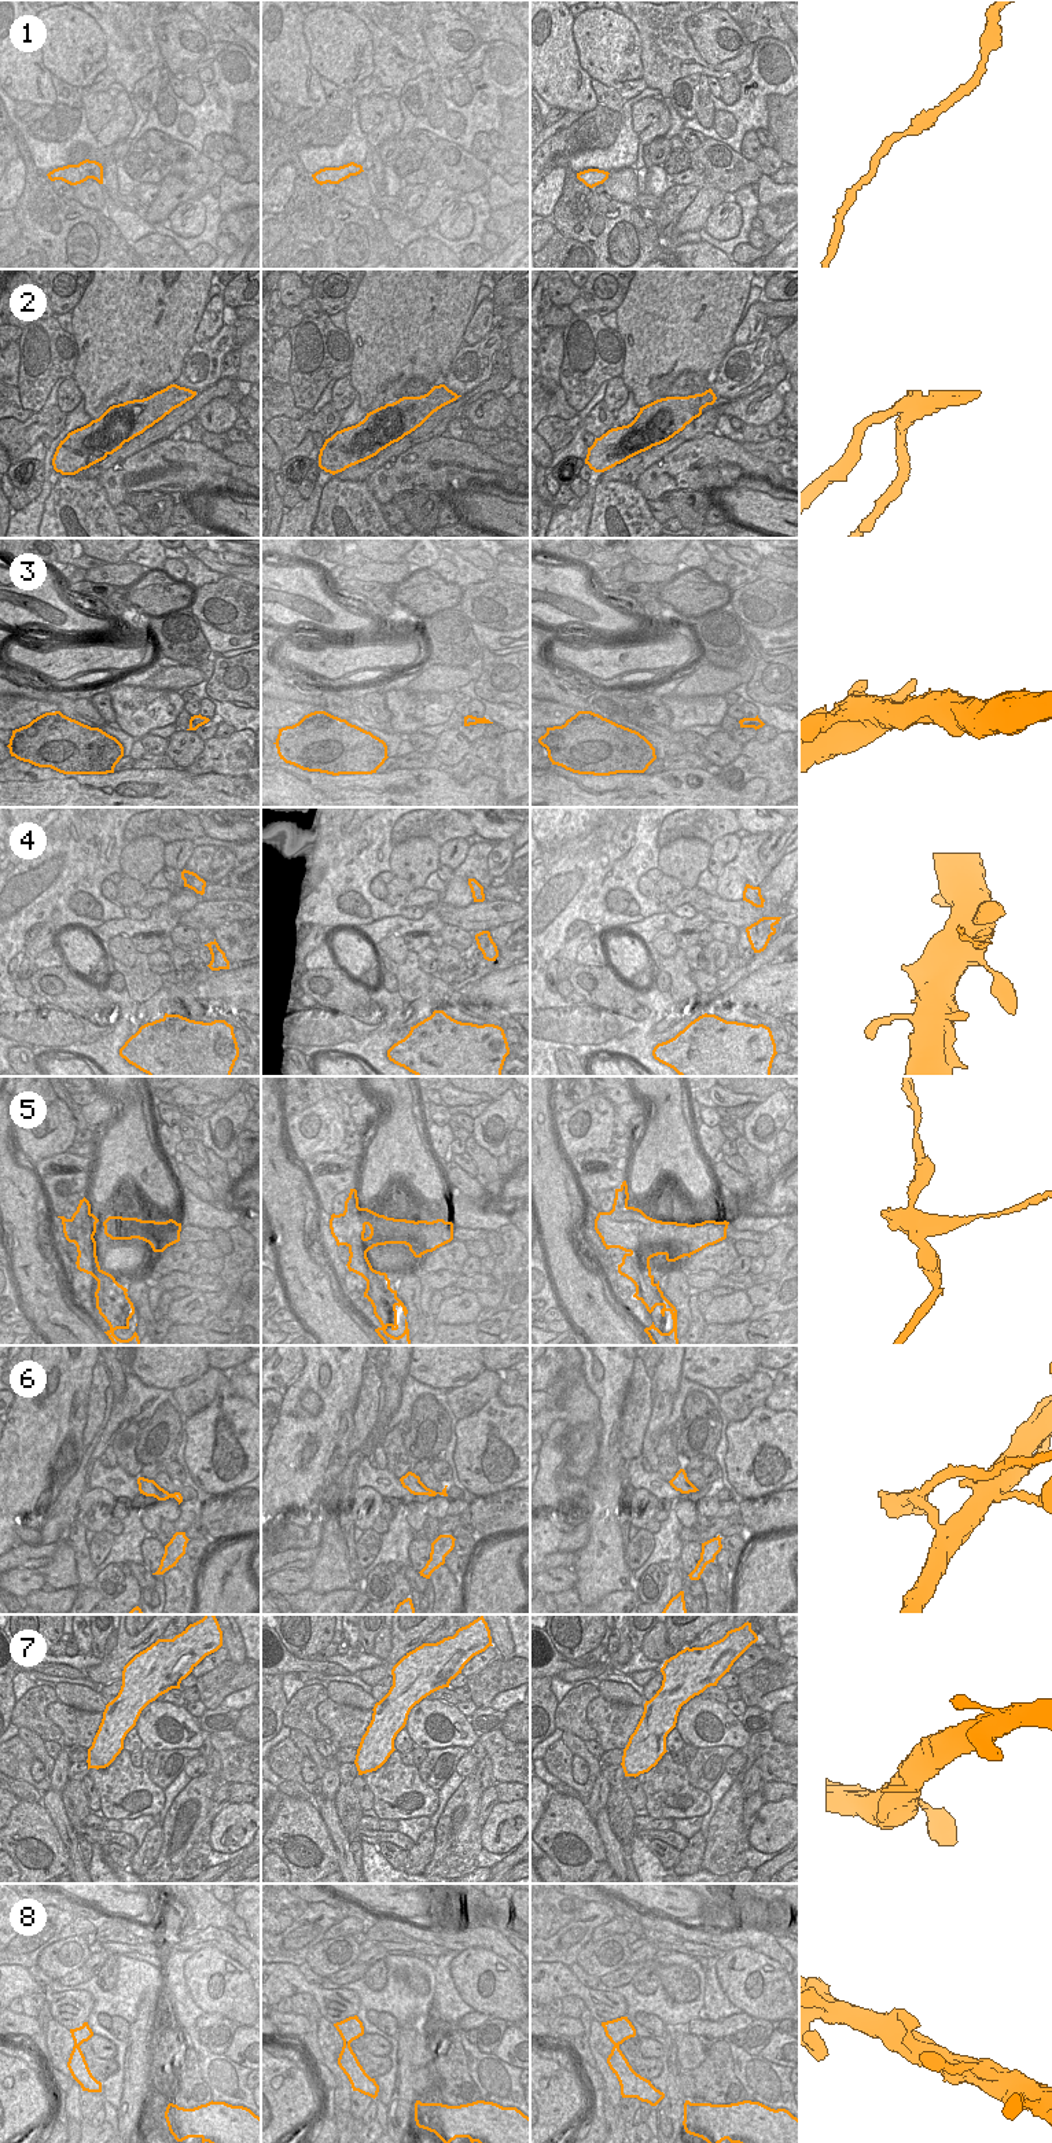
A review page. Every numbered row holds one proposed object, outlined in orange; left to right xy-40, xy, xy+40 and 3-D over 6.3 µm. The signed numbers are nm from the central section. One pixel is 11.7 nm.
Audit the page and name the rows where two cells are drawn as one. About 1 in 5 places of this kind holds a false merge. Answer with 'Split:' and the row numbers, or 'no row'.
Split: 2, 5, 6

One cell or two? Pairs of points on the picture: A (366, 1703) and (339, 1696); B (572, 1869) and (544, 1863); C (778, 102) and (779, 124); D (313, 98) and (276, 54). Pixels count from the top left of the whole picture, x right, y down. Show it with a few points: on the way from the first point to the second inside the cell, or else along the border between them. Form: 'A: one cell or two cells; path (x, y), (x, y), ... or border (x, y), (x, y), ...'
A: one cell; path (359, 1698), (346, 1696)
B: two cells; border (547, 1855), (559, 1869)
C: one cell; path (779, 107), (779, 118)
D: one cell; path (302, 87), (286, 70), (284, 65)

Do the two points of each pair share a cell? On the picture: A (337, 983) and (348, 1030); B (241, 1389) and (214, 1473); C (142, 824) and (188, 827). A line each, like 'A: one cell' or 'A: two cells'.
A: two cells
B: two cells
C: one cell

